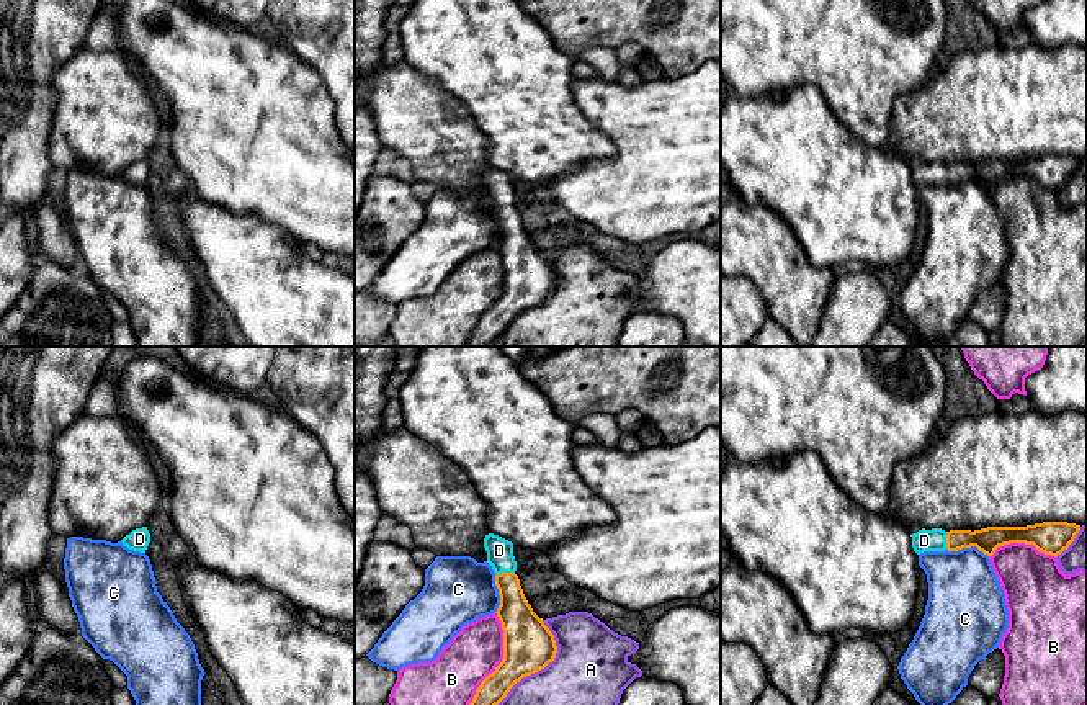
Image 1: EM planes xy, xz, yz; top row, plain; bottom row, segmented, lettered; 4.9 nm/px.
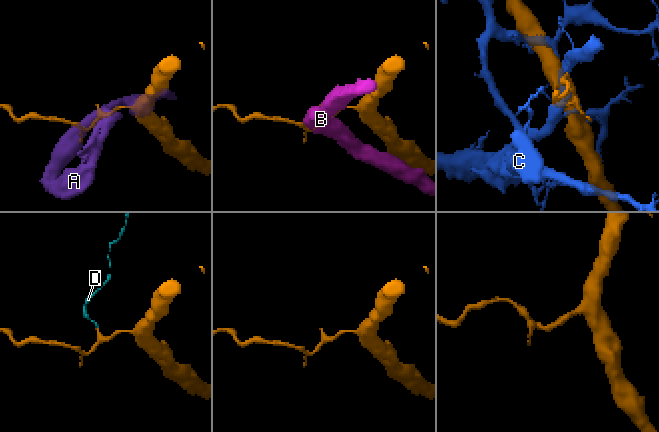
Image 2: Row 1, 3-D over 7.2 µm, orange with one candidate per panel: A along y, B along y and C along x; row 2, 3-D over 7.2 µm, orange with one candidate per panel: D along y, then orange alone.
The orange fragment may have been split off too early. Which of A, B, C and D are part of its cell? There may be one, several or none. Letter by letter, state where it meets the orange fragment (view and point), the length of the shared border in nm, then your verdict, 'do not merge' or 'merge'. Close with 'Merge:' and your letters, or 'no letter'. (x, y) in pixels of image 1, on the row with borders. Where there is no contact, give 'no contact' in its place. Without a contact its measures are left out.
A: xz (543, 668) | 480 nm | do not merge
B: xz (504, 658) | 480 nm | do not merge
C: yz (968, 547) | 220 nm | do not merge
D: xz (504, 573) | 100 nm | merge
Merge: D

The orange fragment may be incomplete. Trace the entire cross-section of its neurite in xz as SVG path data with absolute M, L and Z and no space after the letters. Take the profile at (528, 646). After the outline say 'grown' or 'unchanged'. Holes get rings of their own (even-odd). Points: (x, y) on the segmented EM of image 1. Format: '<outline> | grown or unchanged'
M489 533L484 548L500 595L495 613L503 630L503 659L481 682L469 705L499 705L517 682L544 669L557 653L554 635L533 612L515 574L513 543Z | grown

